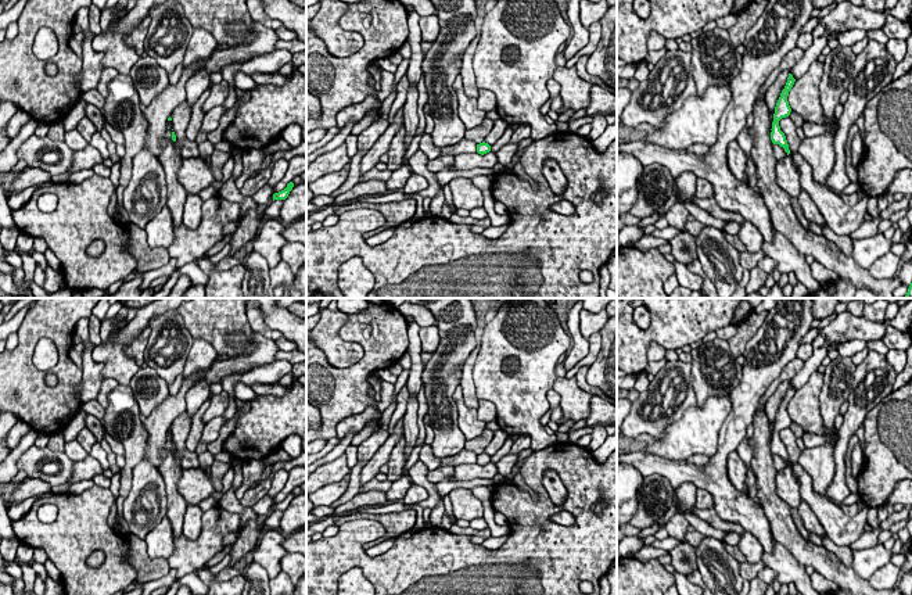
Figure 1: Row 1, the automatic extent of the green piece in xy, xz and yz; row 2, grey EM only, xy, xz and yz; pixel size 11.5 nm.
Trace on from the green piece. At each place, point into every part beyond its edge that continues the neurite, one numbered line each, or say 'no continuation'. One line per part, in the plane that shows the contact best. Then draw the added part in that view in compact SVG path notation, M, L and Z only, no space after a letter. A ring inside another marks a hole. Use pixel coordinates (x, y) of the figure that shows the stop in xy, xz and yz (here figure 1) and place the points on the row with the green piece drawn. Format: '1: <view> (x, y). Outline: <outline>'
no continuation

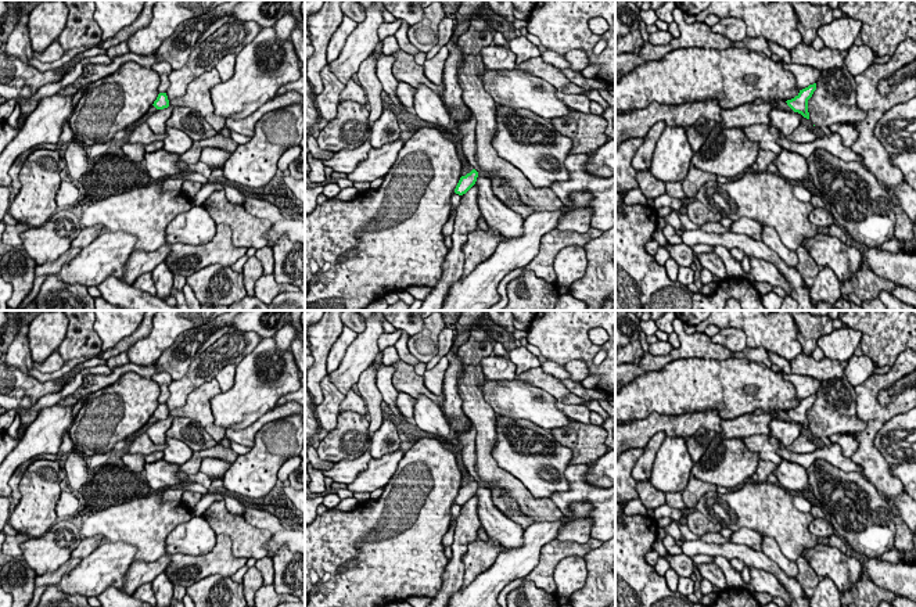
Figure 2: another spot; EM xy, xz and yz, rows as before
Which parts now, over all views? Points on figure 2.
no continuation

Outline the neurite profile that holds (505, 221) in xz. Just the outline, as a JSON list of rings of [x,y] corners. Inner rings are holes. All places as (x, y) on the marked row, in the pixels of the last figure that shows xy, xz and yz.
[[[478,172],[474,186],[478,187],[478,205],[488,226],[506,238],[522,236],[524,219],[493,194],[491,179]]]

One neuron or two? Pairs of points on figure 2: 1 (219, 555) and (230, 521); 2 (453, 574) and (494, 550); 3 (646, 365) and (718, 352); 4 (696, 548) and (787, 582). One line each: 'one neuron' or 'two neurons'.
1: two neurons
2: two neurons
3: one neuron
4: one neuron

